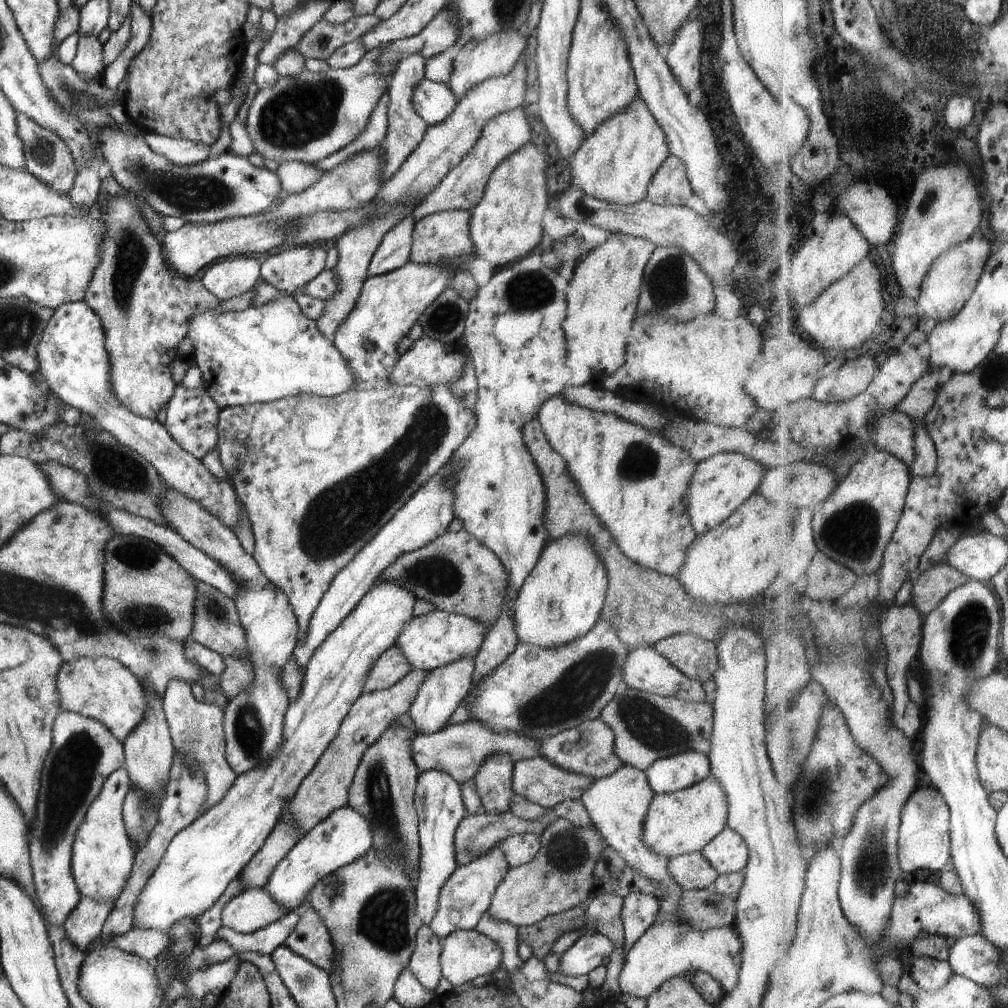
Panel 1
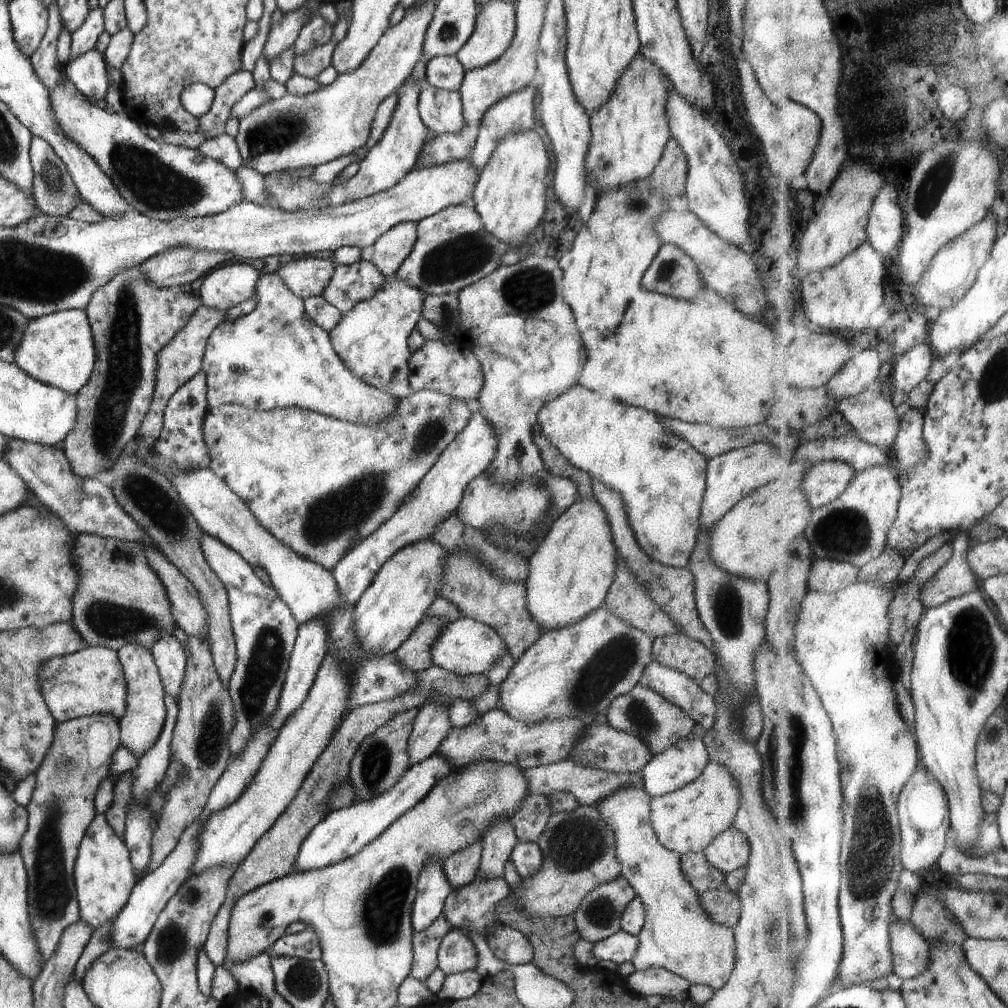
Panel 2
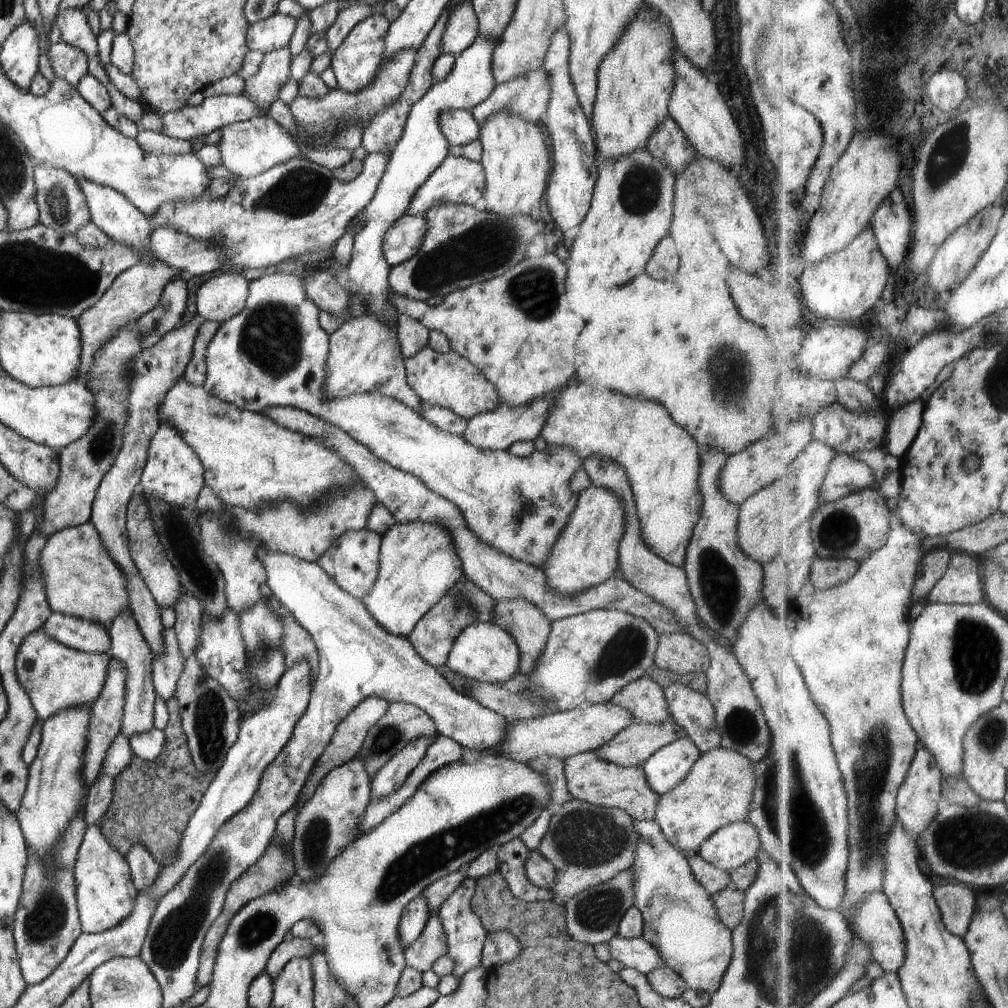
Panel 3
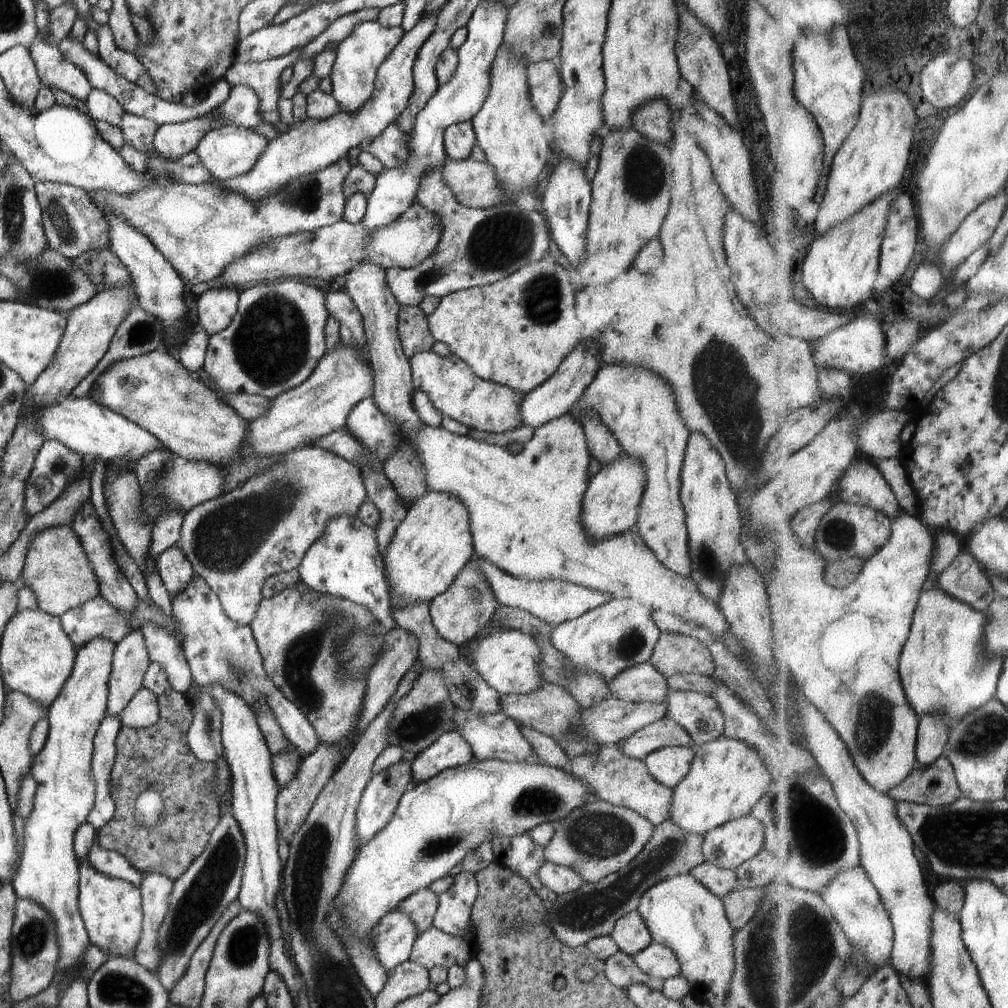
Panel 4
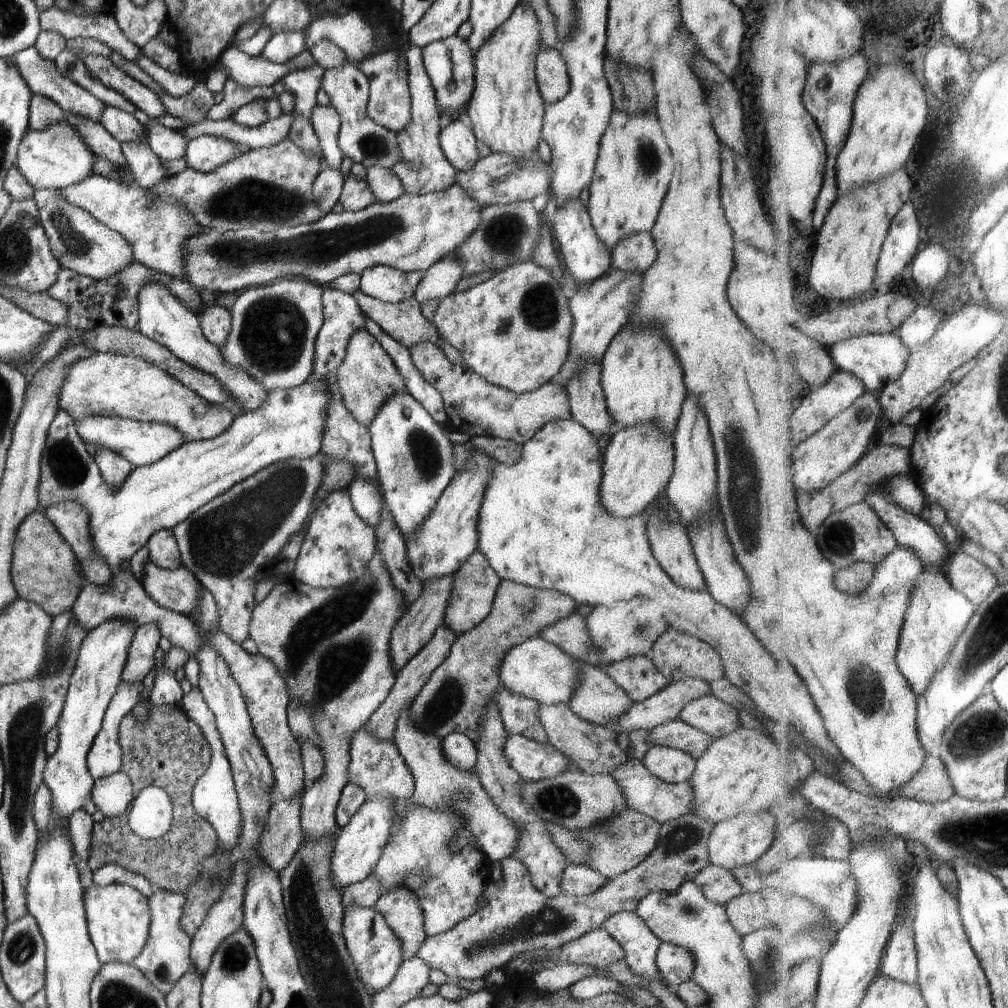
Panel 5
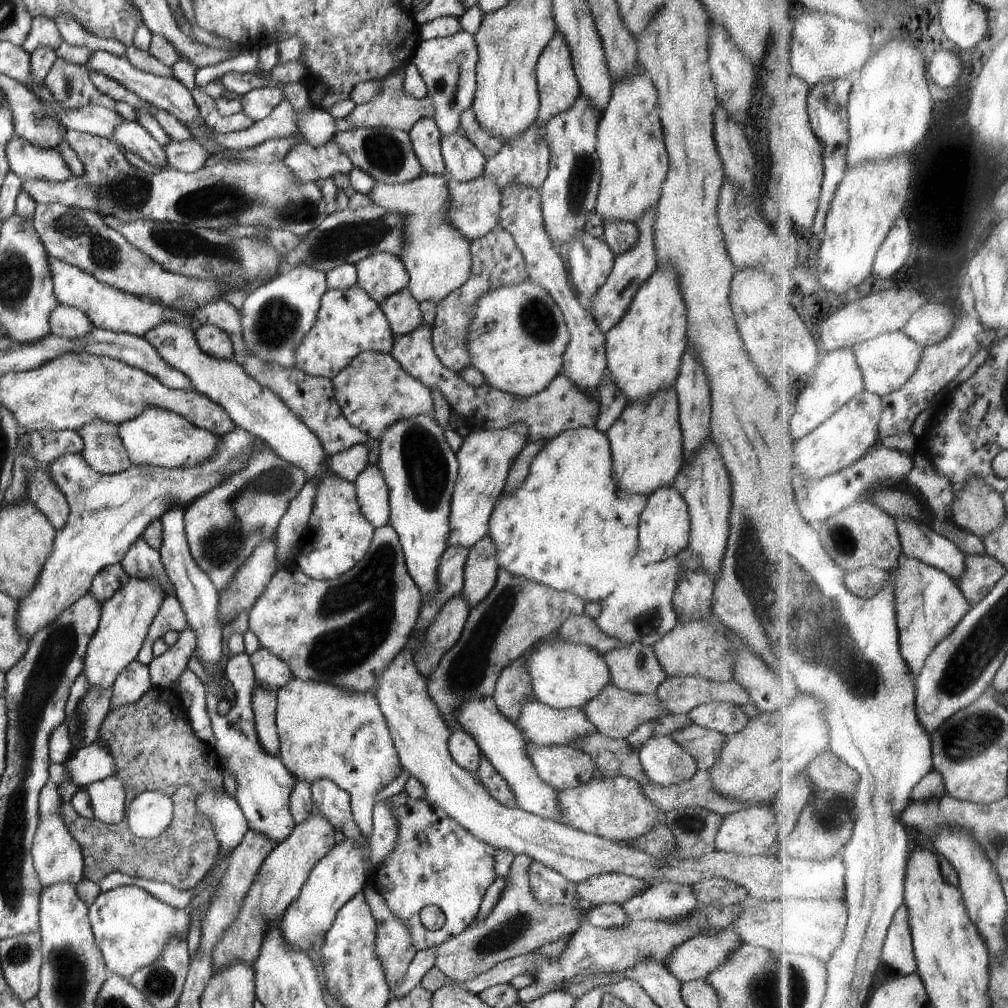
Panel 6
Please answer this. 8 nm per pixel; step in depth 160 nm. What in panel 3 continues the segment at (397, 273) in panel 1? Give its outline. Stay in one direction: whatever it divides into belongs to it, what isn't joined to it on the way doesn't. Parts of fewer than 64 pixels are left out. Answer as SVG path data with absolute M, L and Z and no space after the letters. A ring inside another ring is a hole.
M366 312L359 318L350 318L329 335L323 396L337 399L356 393L380 393L396 398L414 412L420 413L424 402L408 386L406 380L404 358L397 341L397 320L394 323L386 323L383 319L369 314Z

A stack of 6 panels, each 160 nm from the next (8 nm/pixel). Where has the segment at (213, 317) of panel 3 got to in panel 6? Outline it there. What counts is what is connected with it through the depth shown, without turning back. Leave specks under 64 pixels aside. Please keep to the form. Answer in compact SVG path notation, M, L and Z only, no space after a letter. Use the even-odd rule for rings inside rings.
M203 324L195 330L200 350L216 360L233 360L233 344L230 335L216 325Z

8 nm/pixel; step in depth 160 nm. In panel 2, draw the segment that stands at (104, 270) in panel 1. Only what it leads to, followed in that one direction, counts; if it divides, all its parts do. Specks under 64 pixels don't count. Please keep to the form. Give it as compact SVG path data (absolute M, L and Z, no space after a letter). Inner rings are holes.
M139 266L119 272L108 284L94 291L85 308L93 334L96 360L88 382L77 392L77 421L61 444L72 472L82 479L106 472L123 455L137 435L155 389L156 355L170 342L201 304L200 296L184 294L178 289L161 289L144 280Z

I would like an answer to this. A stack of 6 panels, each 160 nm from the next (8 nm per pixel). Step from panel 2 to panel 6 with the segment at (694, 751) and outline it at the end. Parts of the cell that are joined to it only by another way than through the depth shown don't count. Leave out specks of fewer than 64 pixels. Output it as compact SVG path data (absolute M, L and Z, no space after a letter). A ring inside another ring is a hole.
M654 735L641 744L639 759L650 782L669 787L690 780L699 769L688 751L670 735Z

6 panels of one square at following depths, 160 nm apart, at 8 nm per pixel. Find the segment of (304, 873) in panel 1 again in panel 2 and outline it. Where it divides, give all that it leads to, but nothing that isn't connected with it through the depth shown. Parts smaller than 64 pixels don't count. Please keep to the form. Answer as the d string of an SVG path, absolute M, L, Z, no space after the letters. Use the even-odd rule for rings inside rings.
M434 753L421 763L412 765L387 791L326 814L304 839L296 857L295 872L324 868L356 854L364 848L365 844L371 843L381 832L384 832L384 829L399 816L408 809L414 808L427 792L430 792L430 789L439 780L448 776L453 769L446 757Z

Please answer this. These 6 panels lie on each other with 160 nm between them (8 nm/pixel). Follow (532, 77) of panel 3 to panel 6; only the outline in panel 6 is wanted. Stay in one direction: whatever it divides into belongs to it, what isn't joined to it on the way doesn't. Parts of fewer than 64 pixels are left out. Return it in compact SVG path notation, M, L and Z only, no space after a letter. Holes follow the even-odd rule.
M557 31L554 34L552 40L548 42L548 45L544 48L542 54L540 54L536 64L536 77L540 103L536 123L541 128L544 128L548 118L552 118L558 112L564 112L564 110L572 108L572 104L580 96L579 83L574 73L571 52L568 44L566 44L566 40L564 40L564 36L560 32Z

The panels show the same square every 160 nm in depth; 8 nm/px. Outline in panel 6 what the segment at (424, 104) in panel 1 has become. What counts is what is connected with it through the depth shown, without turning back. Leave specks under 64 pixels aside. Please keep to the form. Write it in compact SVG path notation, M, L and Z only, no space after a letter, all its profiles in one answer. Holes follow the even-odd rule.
M460 130L441 138L441 154L447 173L457 182L471 182L484 174L487 159Z

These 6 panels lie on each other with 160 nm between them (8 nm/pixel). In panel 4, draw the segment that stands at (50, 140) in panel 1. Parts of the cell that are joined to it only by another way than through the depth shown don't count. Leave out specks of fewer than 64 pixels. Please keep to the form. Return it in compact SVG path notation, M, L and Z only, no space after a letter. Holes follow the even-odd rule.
M44 181L35 183L35 193L41 208L48 248L71 261L89 251L109 248L108 223L86 191L62 182Z

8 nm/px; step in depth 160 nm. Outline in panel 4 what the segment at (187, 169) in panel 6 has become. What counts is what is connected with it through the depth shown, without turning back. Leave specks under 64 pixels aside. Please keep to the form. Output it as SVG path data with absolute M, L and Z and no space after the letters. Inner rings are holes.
M224 125L219 129L209 130L198 141L193 151L199 156L199 163L204 165L212 178L223 181L248 172L268 143L263 136L252 129L237 127L236 125Z

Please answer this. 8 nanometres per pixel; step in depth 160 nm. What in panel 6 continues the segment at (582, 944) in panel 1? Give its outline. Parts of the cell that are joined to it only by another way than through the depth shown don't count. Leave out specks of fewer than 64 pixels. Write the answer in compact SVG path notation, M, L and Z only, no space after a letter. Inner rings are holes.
M732 928L700 935L677 946L669 956L670 972L681 984L705 978L744 944Z

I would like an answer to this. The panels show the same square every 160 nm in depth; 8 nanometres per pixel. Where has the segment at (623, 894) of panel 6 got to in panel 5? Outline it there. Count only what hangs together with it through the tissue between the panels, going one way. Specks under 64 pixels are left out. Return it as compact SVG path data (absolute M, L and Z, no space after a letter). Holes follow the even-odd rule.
M568 864L560 878L560 890L566 895L588 896L588 894L594 894L598 888L602 888L606 882L607 879L602 874L598 874L588 865Z

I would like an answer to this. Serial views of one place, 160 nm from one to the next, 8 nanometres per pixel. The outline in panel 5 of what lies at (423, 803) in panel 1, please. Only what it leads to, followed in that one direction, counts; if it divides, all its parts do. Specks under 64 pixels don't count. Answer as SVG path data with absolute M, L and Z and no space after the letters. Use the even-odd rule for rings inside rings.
M346 906L344 920L342 920L342 935L362 984L372 994L388 988L388 984L392 982L398 968L404 962L404 956L402 956L402 944L390 926L386 924L386 918L373 908Z

